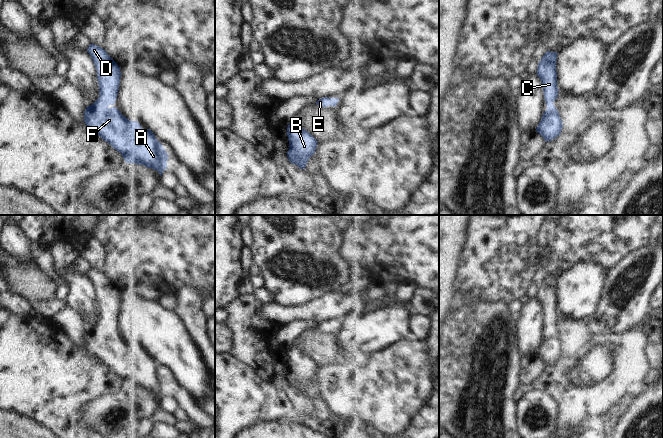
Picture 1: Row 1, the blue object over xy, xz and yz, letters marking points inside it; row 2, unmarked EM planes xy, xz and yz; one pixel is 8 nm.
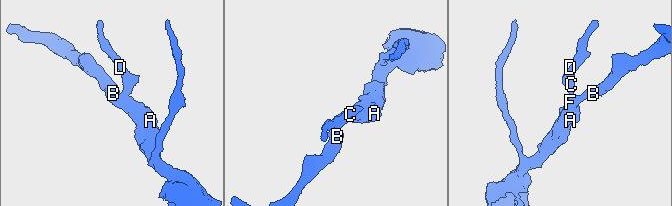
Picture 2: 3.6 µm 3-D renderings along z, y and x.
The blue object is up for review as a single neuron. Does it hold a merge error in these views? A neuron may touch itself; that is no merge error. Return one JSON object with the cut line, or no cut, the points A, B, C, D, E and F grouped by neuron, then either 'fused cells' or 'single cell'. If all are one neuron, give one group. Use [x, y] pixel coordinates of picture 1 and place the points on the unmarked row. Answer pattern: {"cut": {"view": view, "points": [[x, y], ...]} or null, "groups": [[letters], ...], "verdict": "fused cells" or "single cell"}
{"cut": null, "groups": [["A", "B", "C", "D", "E", "F"]], "verdict": "single cell"}

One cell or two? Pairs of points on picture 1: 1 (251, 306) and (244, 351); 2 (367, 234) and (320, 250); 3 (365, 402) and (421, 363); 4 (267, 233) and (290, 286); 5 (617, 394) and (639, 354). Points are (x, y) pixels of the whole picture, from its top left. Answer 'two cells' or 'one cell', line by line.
1: one cell
2: two cells
3: one cell
4: one cell
5: one cell

